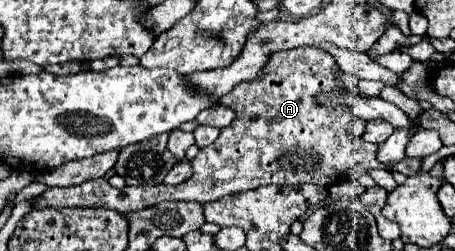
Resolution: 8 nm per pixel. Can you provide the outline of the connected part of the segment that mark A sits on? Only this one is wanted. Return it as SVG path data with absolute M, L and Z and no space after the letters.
M298 47L298 49L288 49L282 53L274 53L268 61L270 71L262 79L256 81L244 81L242 85L236 85L234 91L224 95L220 99L222 105L228 105L230 109L236 111L236 121L228 127L224 127L218 135L218 139L200 149L198 155L190 161L194 175L176 187L168 185L152 185L152 187L124 187L124 189L114 189L110 187L108 179L98 179L98 181L86 181L86 185L76 185L68 189L46 189L38 197L32 199L34 209L62 209L62 207L90 207L90 209L114 209L122 215L140 211L152 205L158 205L162 201L198 201L198 203L210 203L216 201L224 195L232 193L242 193L248 189L258 189L260 185L304 185L304 183L314 183L322 187L330 187L336 183L344 183L348 179L358 179L372 169L386 169L386 171L400 171L404 175L416 175L422 169L422 159L418 157L404 157L398 165L382 165L376 159L376 147L372 143L366 143L364 139L352 137L348 133L348 123L354 119L354 113L346 111L328 111L316 105L314 93L320 89L342 89L344 87L334 79L334 73L338 69L334 57L322 49L316 47Z

